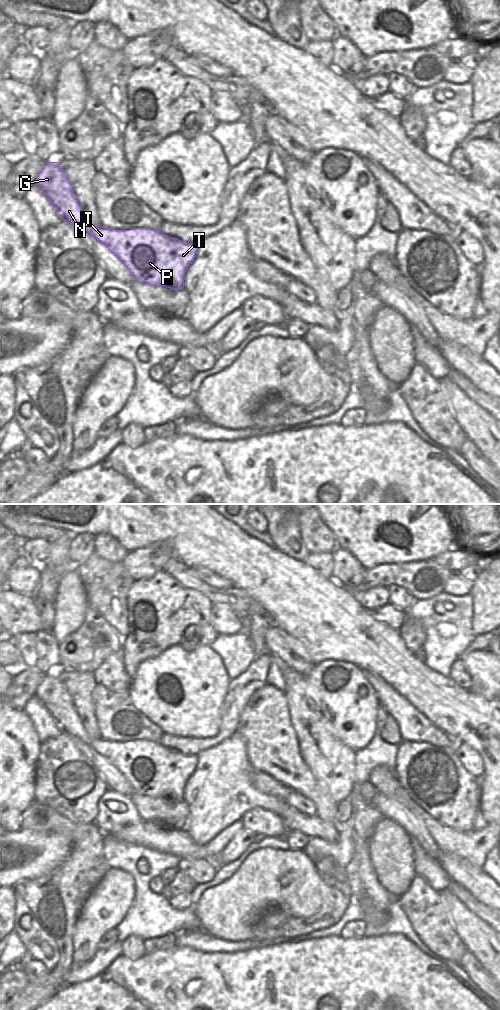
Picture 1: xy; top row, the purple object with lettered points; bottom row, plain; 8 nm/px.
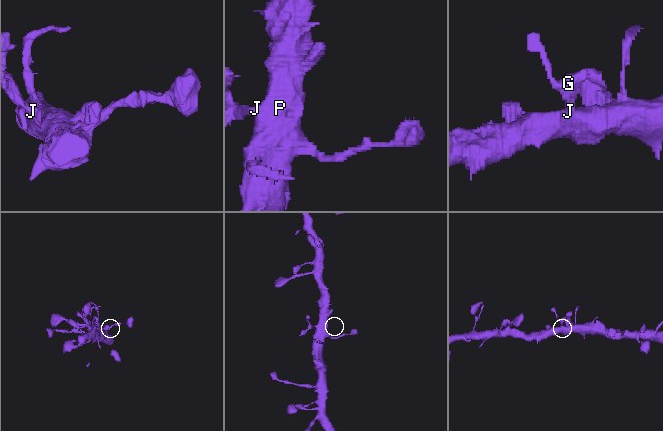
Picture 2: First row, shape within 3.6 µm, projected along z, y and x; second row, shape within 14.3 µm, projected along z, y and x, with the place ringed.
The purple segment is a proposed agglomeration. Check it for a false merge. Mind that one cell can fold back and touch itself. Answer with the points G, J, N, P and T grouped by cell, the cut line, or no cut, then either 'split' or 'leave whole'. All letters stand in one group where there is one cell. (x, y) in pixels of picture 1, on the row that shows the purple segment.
G J N P T; no cut; leave whole

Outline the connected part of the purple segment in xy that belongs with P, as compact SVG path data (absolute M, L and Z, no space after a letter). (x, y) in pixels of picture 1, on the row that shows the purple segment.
M46 162L38 176L36 185L48 197L60 216L72 226L79 226L103 244L131 273L134 280L151 286L165 286L173 290L184 288L184 275L198 253L198 244L187 244L171 238L160 230L133 228L117 230L102 225L91 226L78 203L74 189L58 162Z

